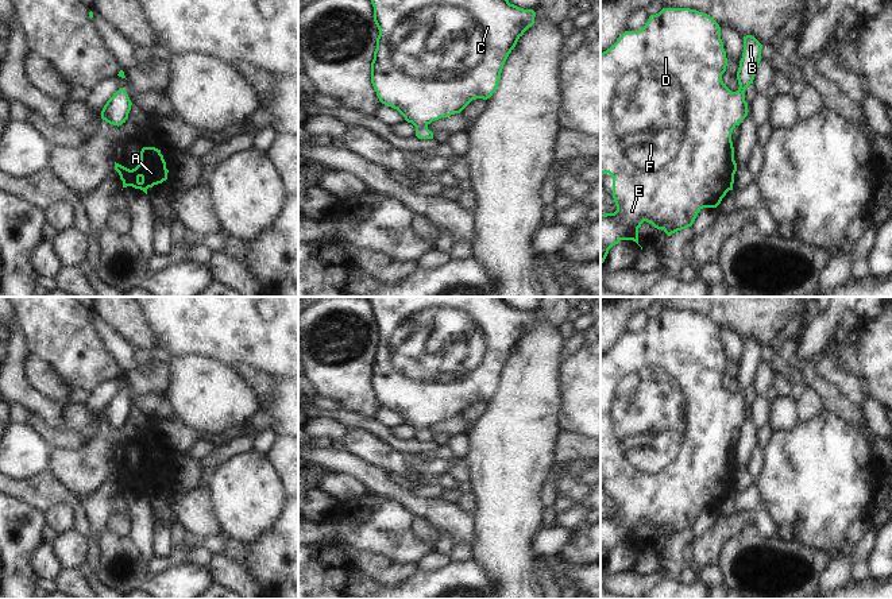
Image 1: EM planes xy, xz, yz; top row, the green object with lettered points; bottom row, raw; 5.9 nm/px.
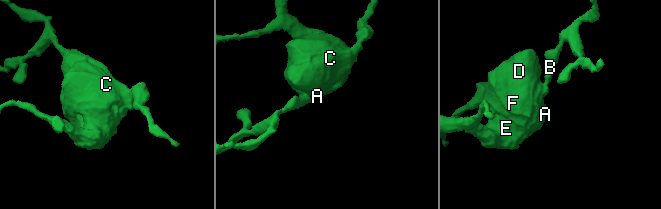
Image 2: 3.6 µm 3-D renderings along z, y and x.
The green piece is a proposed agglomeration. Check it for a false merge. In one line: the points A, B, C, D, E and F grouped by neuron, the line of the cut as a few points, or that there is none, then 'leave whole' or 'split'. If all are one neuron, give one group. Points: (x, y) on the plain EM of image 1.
A B C D E F | no cut | leave whole

